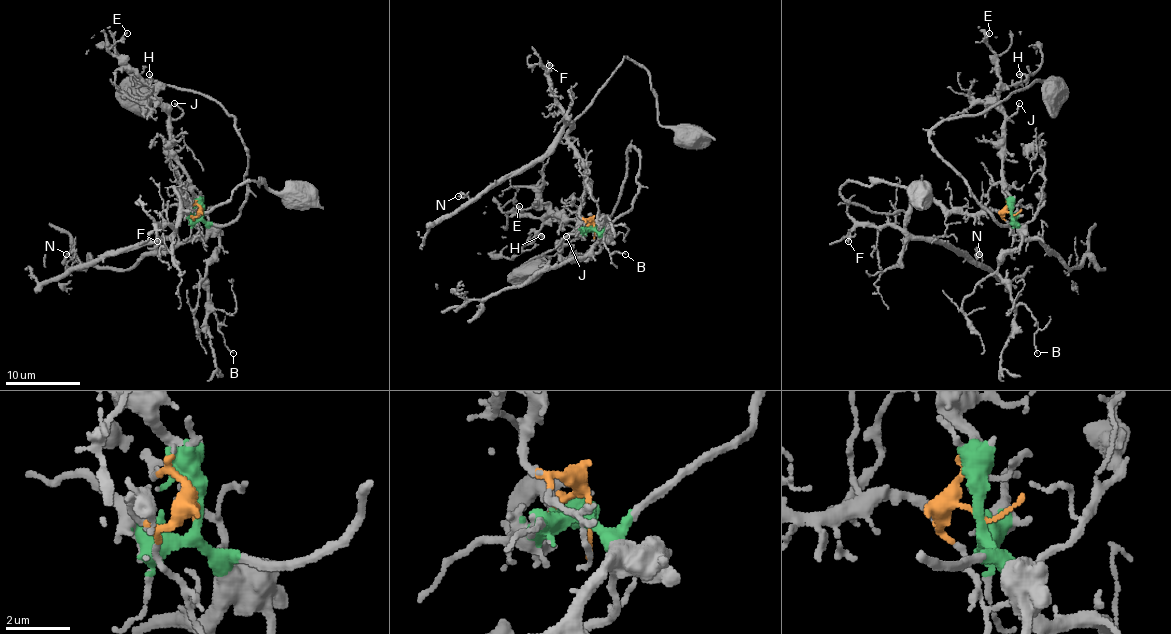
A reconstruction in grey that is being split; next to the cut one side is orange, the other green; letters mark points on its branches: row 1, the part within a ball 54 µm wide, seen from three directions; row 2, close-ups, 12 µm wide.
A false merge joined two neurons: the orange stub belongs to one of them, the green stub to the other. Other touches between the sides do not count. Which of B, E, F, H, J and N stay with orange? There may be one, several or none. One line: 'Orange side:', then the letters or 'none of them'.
Orange side: F, N

